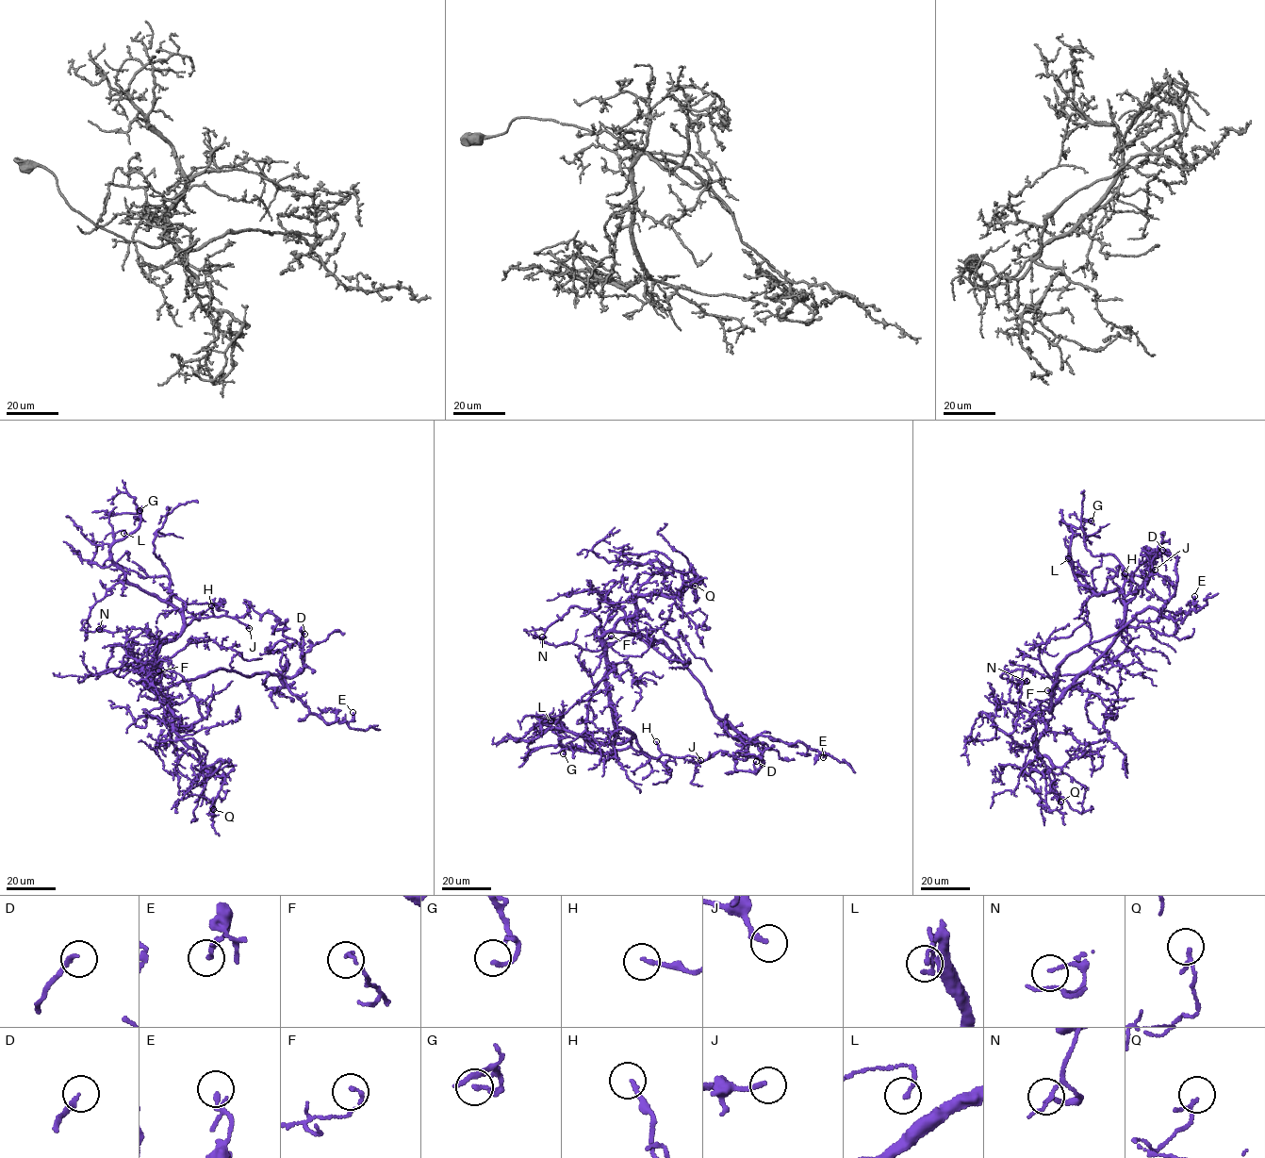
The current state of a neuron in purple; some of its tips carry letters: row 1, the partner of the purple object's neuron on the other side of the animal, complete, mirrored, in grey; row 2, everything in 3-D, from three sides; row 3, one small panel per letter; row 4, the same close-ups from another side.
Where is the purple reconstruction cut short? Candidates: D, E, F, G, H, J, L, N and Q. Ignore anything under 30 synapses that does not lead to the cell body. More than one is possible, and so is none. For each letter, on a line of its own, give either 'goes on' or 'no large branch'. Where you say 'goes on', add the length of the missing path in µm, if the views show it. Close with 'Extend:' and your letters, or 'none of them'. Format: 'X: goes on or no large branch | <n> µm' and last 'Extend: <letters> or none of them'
D: goes on | 8 µm
E: no large branch
F: no large branch
G: no large branch
H: no large branch
J: no large branch
L: no large branch
N: no large branch
Q: no large branch
Extend: D

